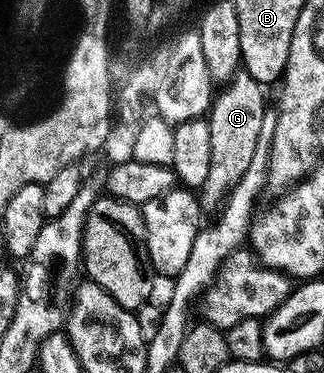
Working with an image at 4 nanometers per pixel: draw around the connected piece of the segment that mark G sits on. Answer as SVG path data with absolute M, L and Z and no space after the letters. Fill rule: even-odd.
M245 72L236 73L233 81L224 87L221 94L216 93L211 103L209 117L209 137L211 141L212 154L209 159L209 177L206 178L205 184L198 187L197 197L199 200L200 211L207 210L218 211L220 207L227 201L227 197L236 184L245 176L245 172L249 169L249 164L253 164L253 152L257 152L257 140L264 137L263 117L267 114L267 98L265 88L257 80L253 80L253 76L249 76Z

